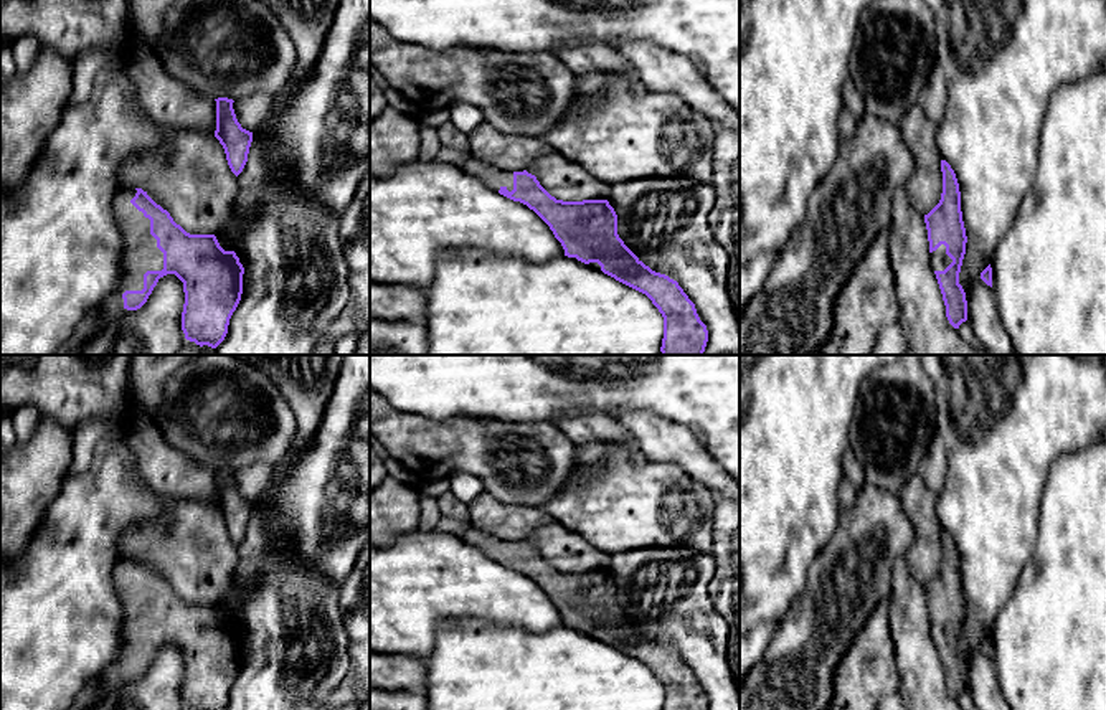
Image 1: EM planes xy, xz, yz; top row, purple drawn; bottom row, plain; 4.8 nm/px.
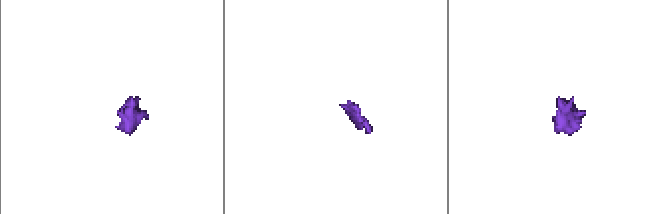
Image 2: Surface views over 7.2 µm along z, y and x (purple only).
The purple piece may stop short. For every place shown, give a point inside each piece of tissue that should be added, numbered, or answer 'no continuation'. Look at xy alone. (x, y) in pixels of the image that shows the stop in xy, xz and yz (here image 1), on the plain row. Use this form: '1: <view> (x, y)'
1: xy (139, 623)

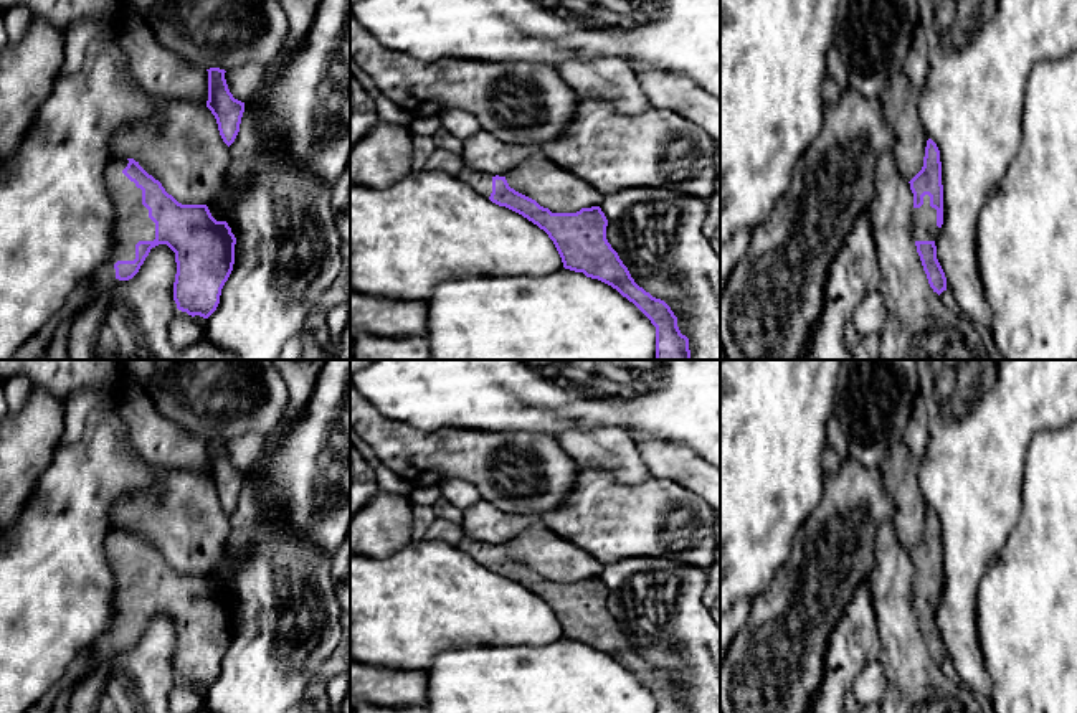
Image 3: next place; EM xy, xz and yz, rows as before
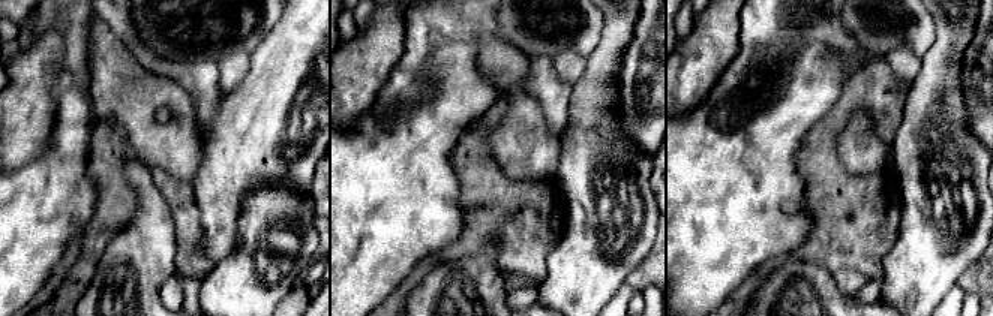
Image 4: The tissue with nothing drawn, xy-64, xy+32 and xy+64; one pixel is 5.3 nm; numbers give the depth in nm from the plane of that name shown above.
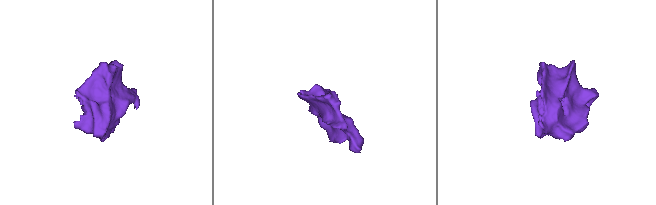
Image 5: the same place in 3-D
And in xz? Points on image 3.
1: xz (479, 552)

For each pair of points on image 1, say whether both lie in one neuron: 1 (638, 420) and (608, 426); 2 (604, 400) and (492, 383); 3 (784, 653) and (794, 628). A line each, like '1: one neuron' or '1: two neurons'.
1: two neurons
2: one neuron
3: one neuron

